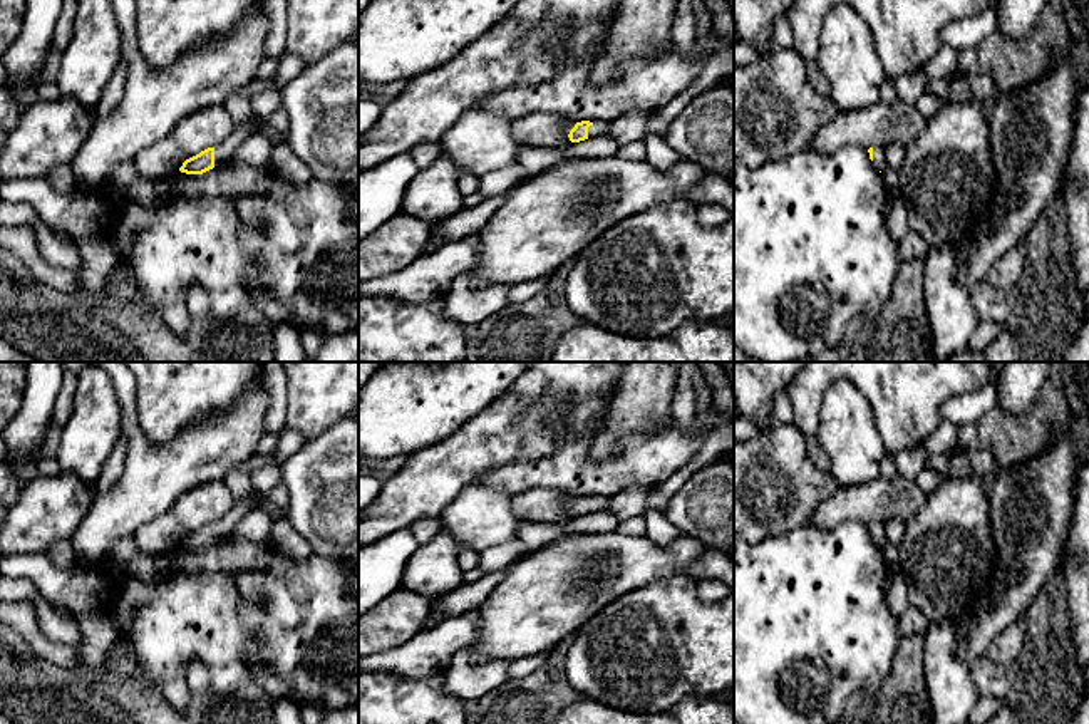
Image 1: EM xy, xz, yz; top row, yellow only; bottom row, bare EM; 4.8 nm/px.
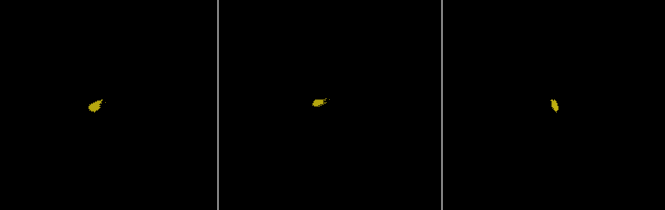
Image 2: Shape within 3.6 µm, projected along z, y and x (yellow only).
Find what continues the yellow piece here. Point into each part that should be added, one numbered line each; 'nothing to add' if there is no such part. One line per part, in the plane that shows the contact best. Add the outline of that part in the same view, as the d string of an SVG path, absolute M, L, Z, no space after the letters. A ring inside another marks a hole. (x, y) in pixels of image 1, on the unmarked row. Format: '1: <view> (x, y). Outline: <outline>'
1: xy (223, 527). Outline: M255 491L253 496L236 501L231 511L214 523L214 540L230 536L235 525L258 506L260 494Z

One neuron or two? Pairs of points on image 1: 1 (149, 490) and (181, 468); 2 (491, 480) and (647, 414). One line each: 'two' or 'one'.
1: one
2: two

